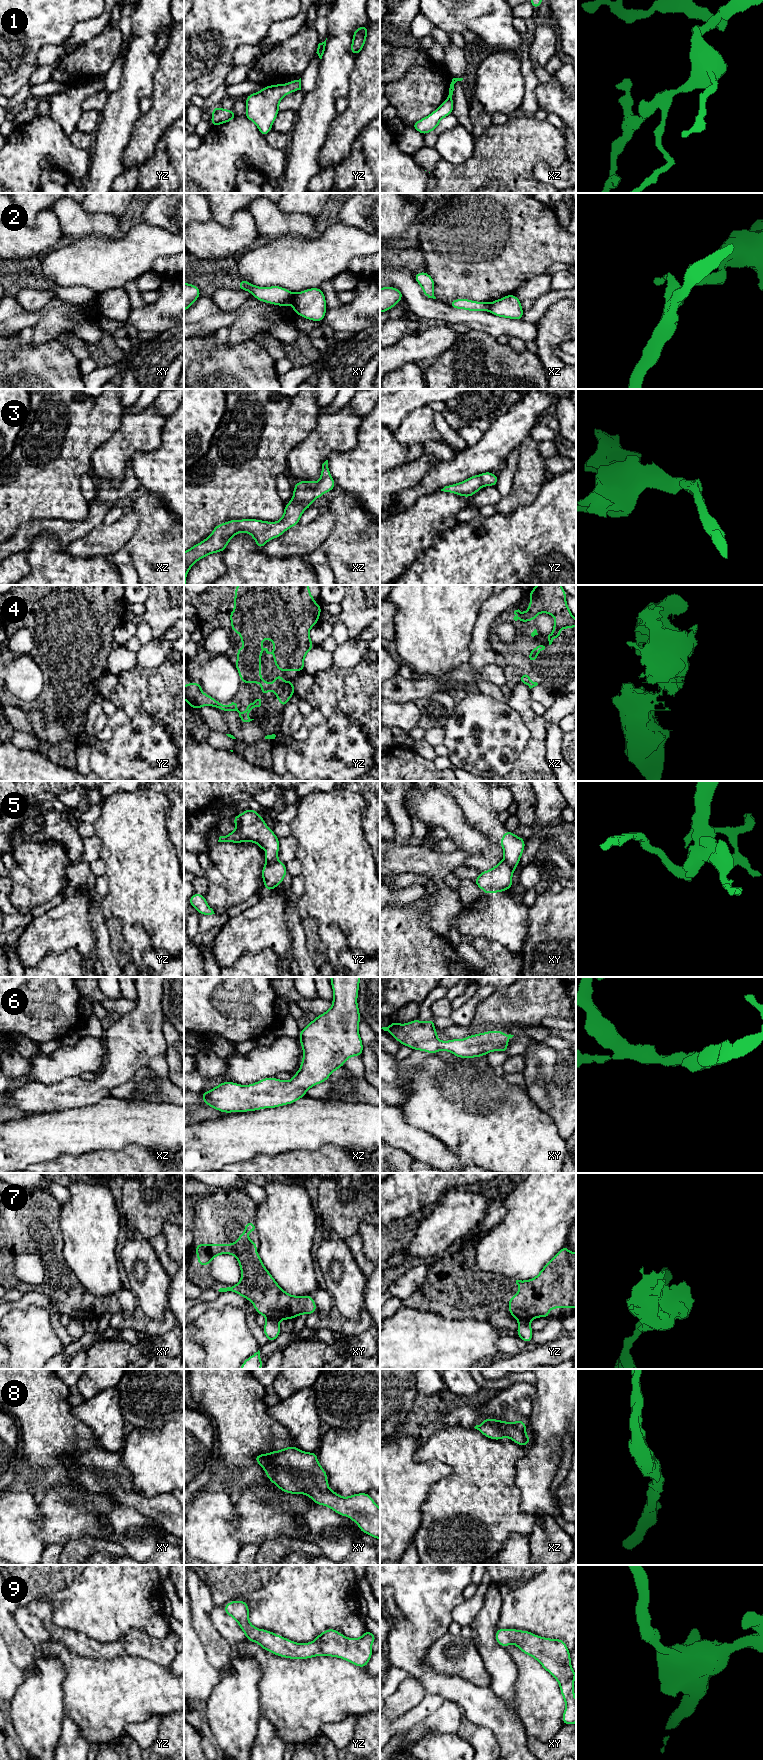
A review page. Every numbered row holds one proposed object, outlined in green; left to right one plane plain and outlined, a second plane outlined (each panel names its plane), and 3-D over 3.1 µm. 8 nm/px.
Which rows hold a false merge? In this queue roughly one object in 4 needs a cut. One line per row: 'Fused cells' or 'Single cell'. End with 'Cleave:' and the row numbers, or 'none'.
1: Single cell
2: Fused cells
3: Single cell
4: Single cell
5: Fused cells
6: Single cell
7: Fused cells
8: Single cell
9: Single cell
Cleave: 2, 5, 7

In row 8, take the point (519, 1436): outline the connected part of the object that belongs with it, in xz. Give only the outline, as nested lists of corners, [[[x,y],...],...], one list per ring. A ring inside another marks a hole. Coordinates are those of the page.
[[[486,1417],[482,1424],[474,1428],[490,1439],[501,1440],[507,1437],[520,1446],[526,1446],[531,1441],[526,1434],[526,1427],[527,1425],[521,1418],[517,1422],[504,1422]]]

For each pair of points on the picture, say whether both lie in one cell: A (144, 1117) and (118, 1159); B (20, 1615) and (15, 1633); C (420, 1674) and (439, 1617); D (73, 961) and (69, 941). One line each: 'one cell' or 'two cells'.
A: two cells
B: two cells
C: one cell
D: two cells

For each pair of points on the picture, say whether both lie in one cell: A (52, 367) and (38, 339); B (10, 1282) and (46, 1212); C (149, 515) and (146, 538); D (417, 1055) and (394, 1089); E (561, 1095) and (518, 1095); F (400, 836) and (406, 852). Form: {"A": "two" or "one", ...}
{"A": "two", "B": "one", "C": "one", "D": "one", "E": "two", "F": "two"}

